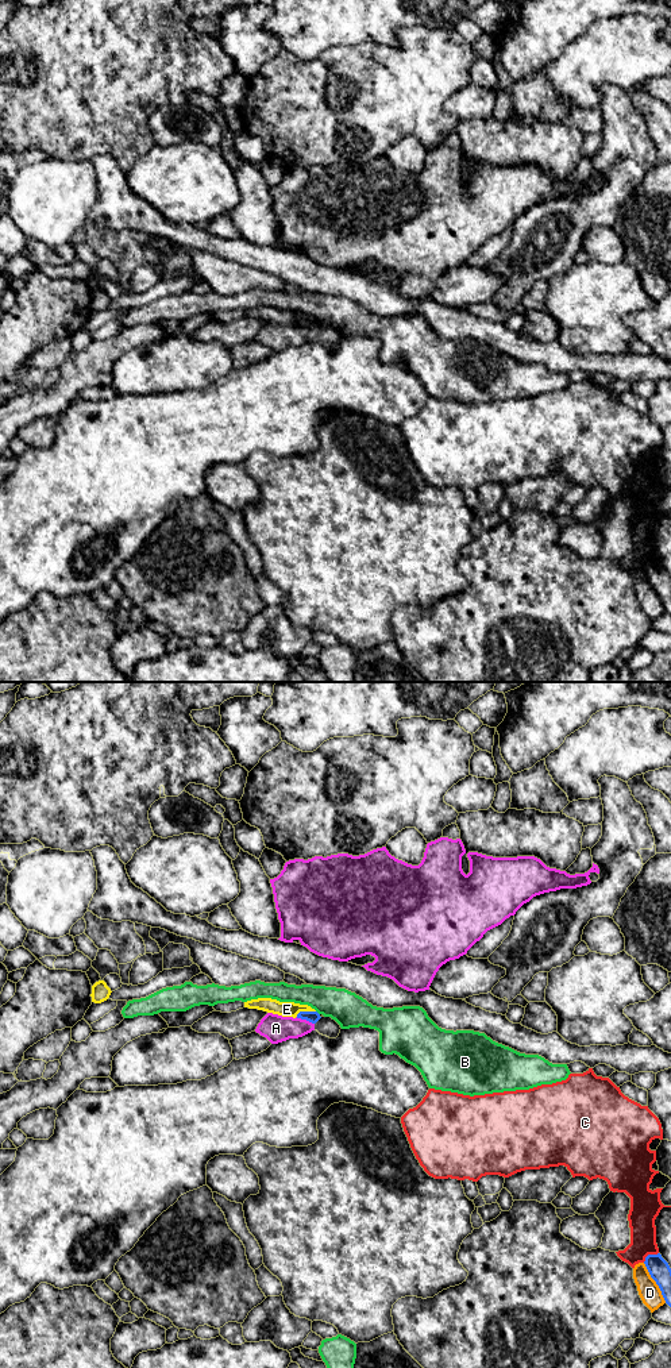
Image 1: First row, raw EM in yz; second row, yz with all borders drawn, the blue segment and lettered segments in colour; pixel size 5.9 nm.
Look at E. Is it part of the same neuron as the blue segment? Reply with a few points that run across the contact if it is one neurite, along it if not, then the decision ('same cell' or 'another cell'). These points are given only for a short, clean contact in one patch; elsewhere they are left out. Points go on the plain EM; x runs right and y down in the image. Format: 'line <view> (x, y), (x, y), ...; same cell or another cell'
another cell

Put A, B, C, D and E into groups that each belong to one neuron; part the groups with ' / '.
A / B / C / D / E

